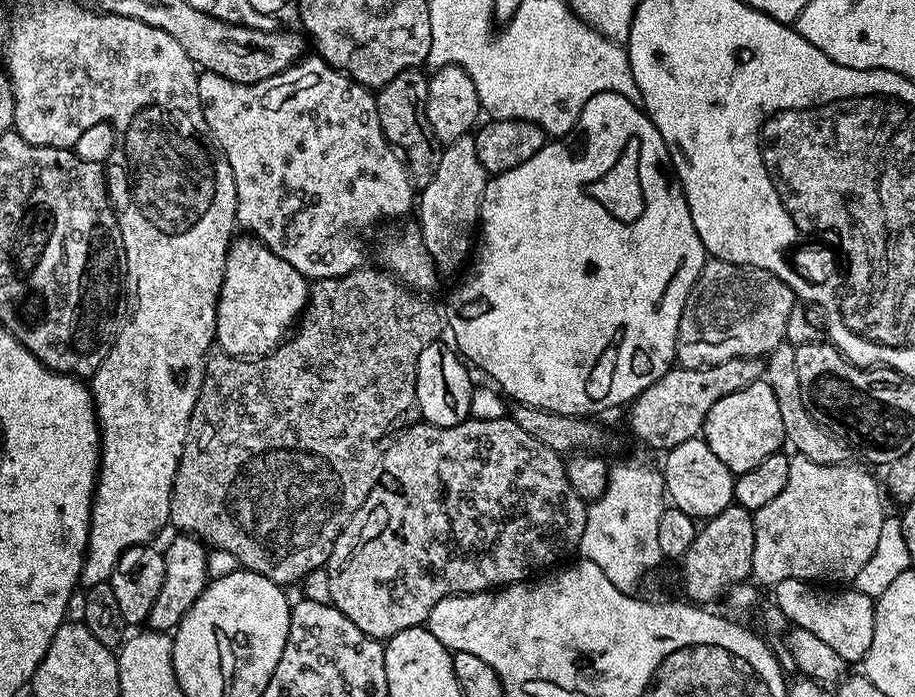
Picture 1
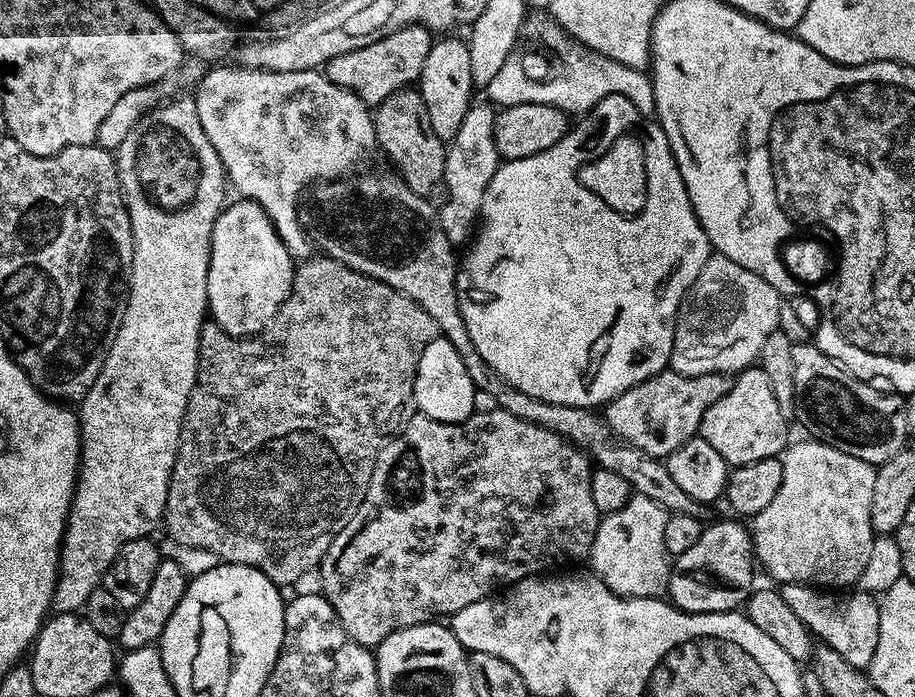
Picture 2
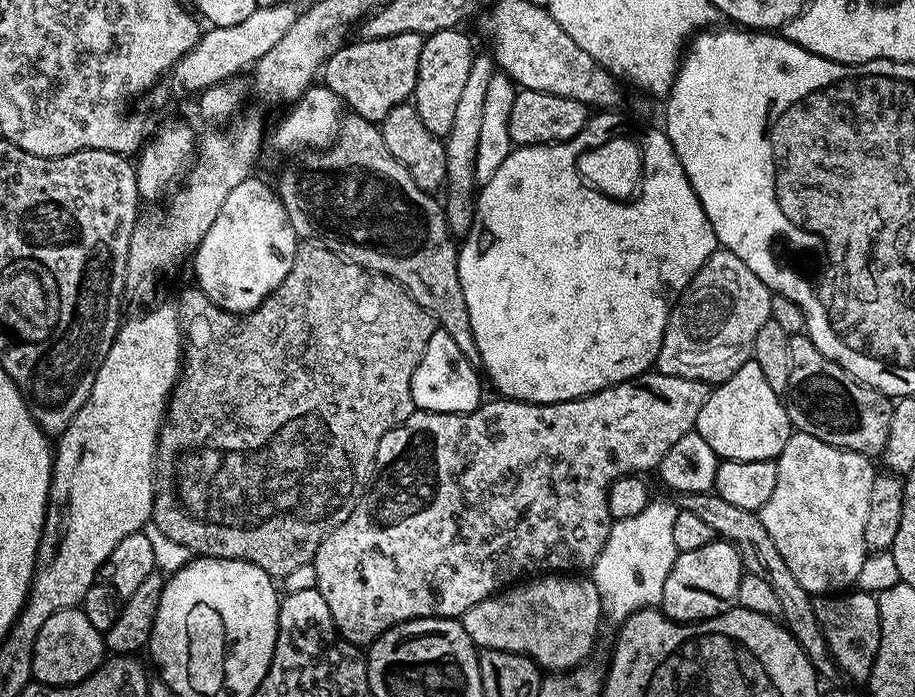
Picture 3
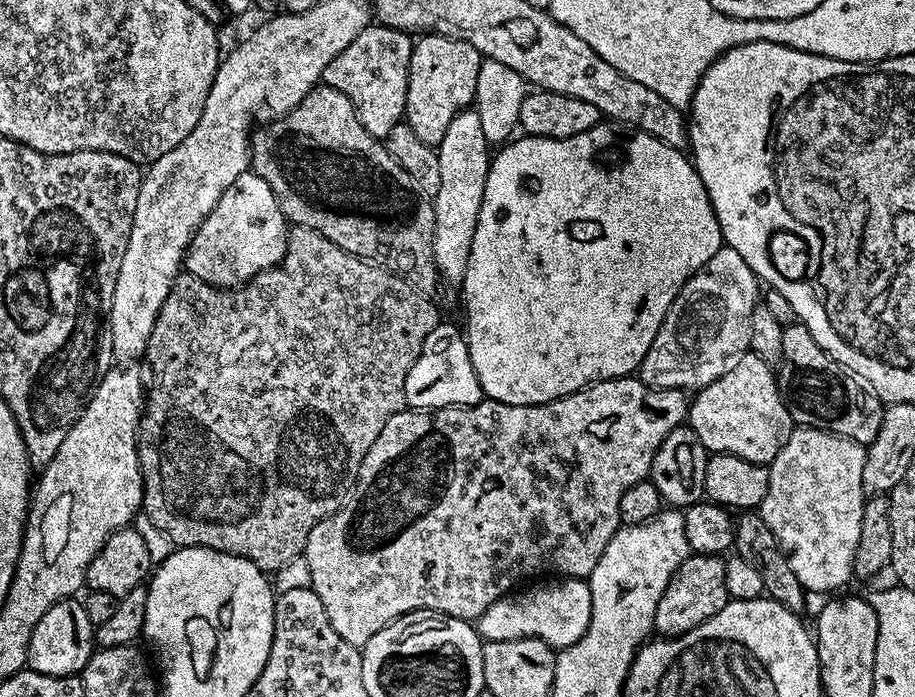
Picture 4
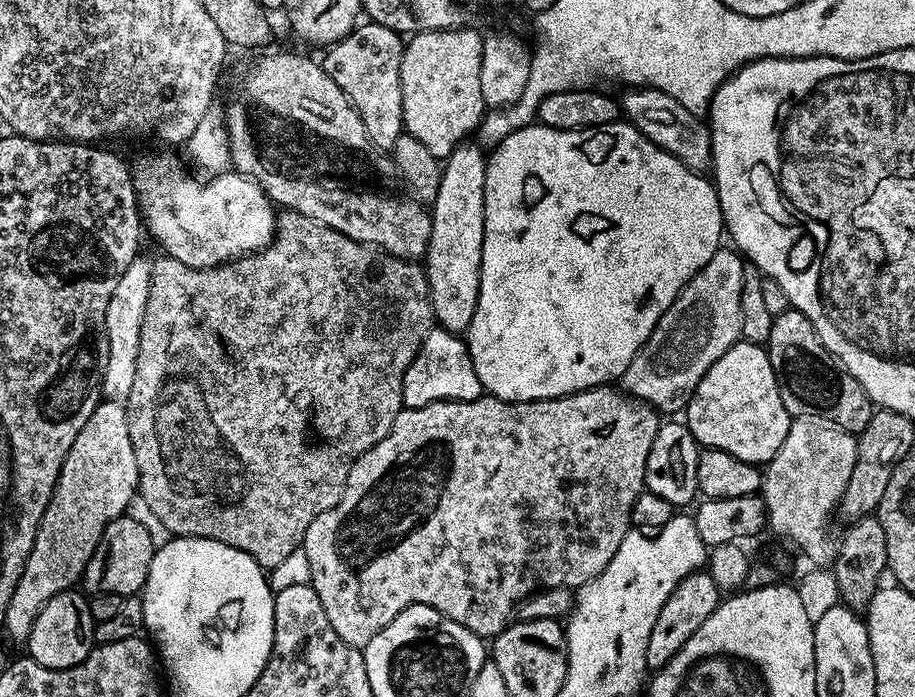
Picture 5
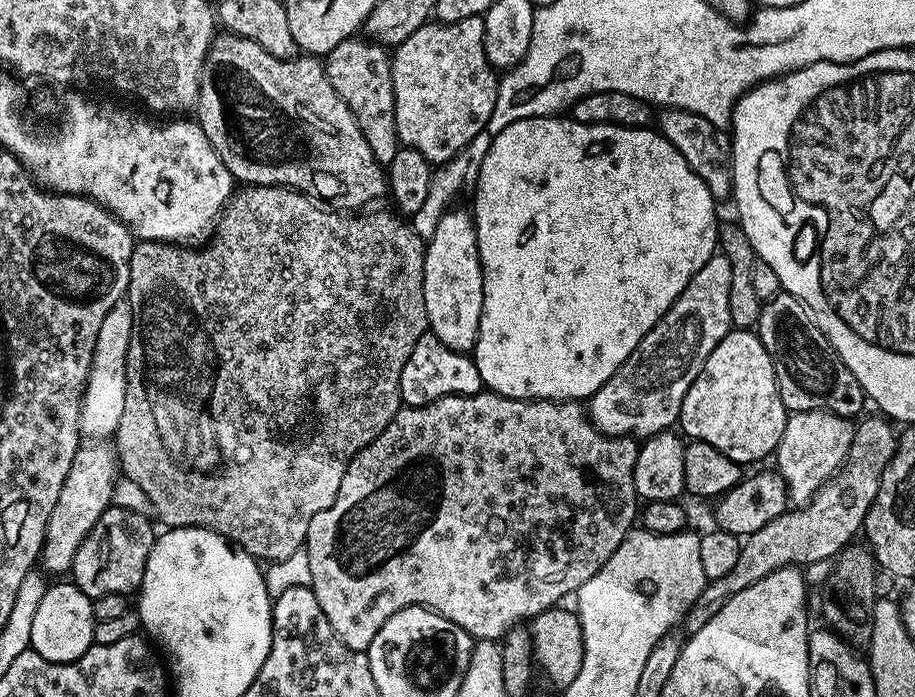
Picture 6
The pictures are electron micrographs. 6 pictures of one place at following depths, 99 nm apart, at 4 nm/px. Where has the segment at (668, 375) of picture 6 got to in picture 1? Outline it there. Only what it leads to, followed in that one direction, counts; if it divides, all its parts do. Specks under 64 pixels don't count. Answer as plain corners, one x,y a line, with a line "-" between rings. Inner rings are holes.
705,259
702,270
698,274
698,278
694,282
690,294
686,298
686,306
682,310
682,318
678,322
675,363
682,368
709,368
711,364
726,362
730,358
742,358
743,356
767,357
768,353
775,350
778,345
785,343
784,335
786,334
786,318
790,318
790,310
797,303
798,297
795,292
790,290
790,286
786,286
786,282
782,282
782,278
778,278
766,270
762,270
761,268
751,268
745,264
726,262
725,260

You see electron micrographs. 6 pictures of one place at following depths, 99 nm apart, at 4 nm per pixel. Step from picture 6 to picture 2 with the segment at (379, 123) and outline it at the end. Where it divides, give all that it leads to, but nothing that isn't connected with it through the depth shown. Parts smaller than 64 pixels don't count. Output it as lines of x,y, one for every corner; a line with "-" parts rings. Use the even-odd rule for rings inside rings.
412,24
370,46
362,46
362,50
350,50
350,54
334,58
324,65
322,71
330,82
350,90
358,98
362,98
364,104
375,106
386,102
386,98
390,98
394,90
402,90
419,81
426,54
430,54
433,43
433,33
421,24

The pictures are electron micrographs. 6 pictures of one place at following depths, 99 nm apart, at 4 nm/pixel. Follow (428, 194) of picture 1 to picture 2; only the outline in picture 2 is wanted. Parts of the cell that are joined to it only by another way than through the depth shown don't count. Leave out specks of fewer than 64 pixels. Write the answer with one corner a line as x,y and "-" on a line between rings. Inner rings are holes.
473,99
466,110
466,118
462,118
462,126
458,126
458,134
454,134
446,148
442,192
448,197
444,205
439,205
438,215
442,230
453,246
460,246
464,239
467,241
473,235
474,225
480,218
486,186
490,186
490,178
494,178
502,163
494,146
496,114
497,109
487,99

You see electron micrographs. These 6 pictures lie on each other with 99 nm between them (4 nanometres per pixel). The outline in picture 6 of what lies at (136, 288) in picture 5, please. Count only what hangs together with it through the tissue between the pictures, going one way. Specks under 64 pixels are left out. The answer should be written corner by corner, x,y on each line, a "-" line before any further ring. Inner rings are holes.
127,302
116,304
102,318
102,330
98,330
96,359
88,375
88,385
84,391
84,408
80,411
80,430
88,438
108,438
116,431
122,418
126,402
126,361
132,337
132,307

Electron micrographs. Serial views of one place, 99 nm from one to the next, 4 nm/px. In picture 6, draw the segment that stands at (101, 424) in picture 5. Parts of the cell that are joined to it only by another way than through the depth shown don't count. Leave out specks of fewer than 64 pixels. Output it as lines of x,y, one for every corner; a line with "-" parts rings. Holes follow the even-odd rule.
96,438
91,442
81,443
80,448
74,454
70,474
66,482
62,482
58,502
54,502
54,510
46,526
42,553
42,568
44,564
45,573
67,573
71,569
74,554
82,546
90,530
94,530
94,522
98,522
98,518
102,518
102,514
112,504
114,486
121,472
118,453
107,439

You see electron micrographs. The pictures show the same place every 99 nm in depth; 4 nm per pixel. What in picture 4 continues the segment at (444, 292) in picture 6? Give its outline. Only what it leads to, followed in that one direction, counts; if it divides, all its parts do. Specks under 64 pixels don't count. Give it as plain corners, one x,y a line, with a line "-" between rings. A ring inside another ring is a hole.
469,106
454,117
446,129
446,135
442,137
442,142
435,145
435,150
439,167
438,194
432,200
436,270
441,281
449,280
450,283
460,286
464,283
466,262
470,262
470,246
474,246
474,230
478,226
478,214
482,210
482,194
486,190
490,163
490,145
482,131
482,121
478,119
475,107

